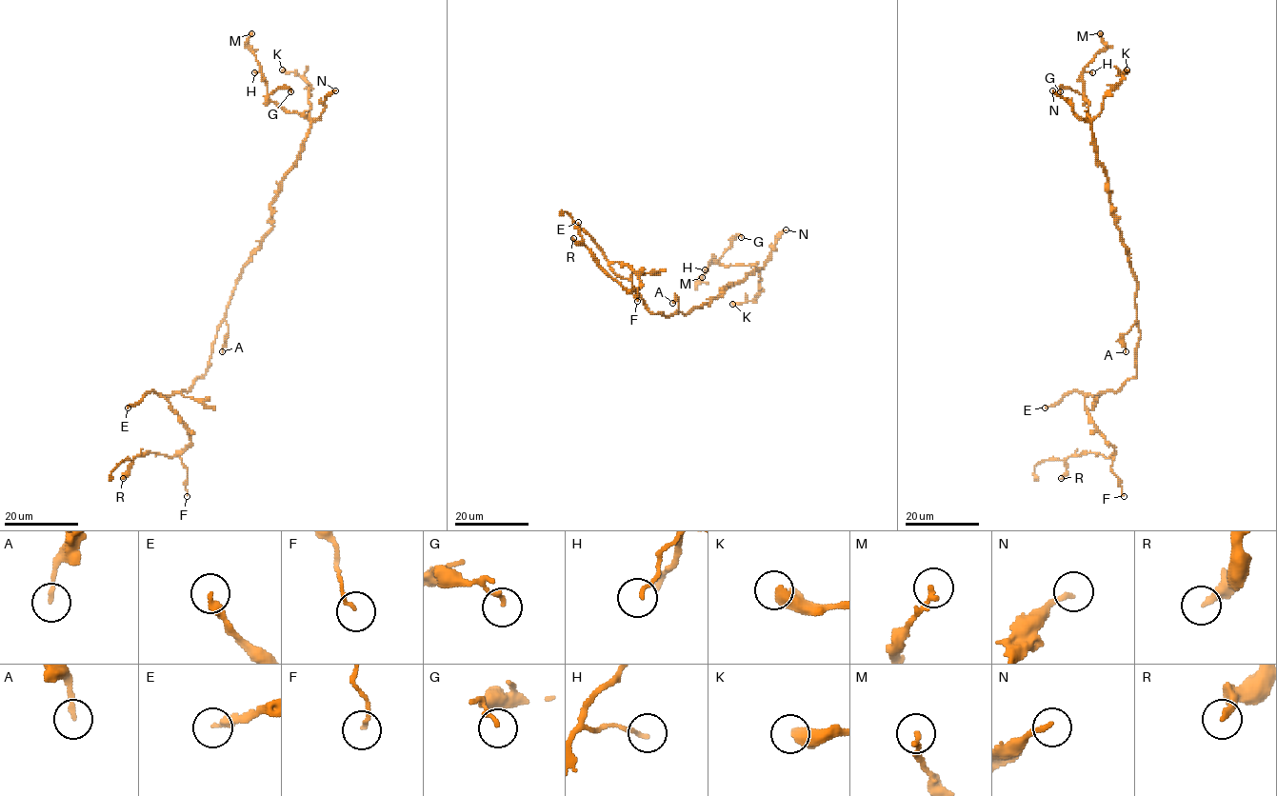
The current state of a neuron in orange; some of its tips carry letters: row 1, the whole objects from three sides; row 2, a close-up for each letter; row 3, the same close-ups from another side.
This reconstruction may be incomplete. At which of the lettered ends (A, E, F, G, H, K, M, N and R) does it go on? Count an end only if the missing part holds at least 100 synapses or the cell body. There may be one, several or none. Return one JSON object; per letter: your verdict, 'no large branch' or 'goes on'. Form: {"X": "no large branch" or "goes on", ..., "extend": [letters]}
{"A": "no large branch", "E": "goes on", "F": "no large branch", "G": "no large branch", "H": "no large branch", "K": "no large branch", "M": "no large branch", "N": "no large branch", "R": "no large branch", "extend": ["E"]}

